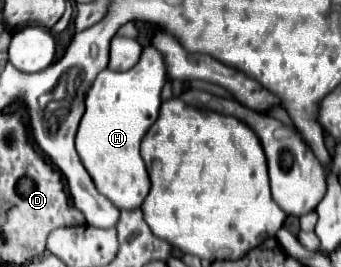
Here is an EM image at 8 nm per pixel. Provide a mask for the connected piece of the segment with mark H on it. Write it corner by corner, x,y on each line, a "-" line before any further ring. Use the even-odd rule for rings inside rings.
137,64
127,72
105,68
95,78
91,94
87,92
75,148
97,190
117,208
139,208
149,192
151,182
139,154
139,144
149,126
157,120
163,84
163,70
139,70
-
155,74
159,74
159,82
155,82

